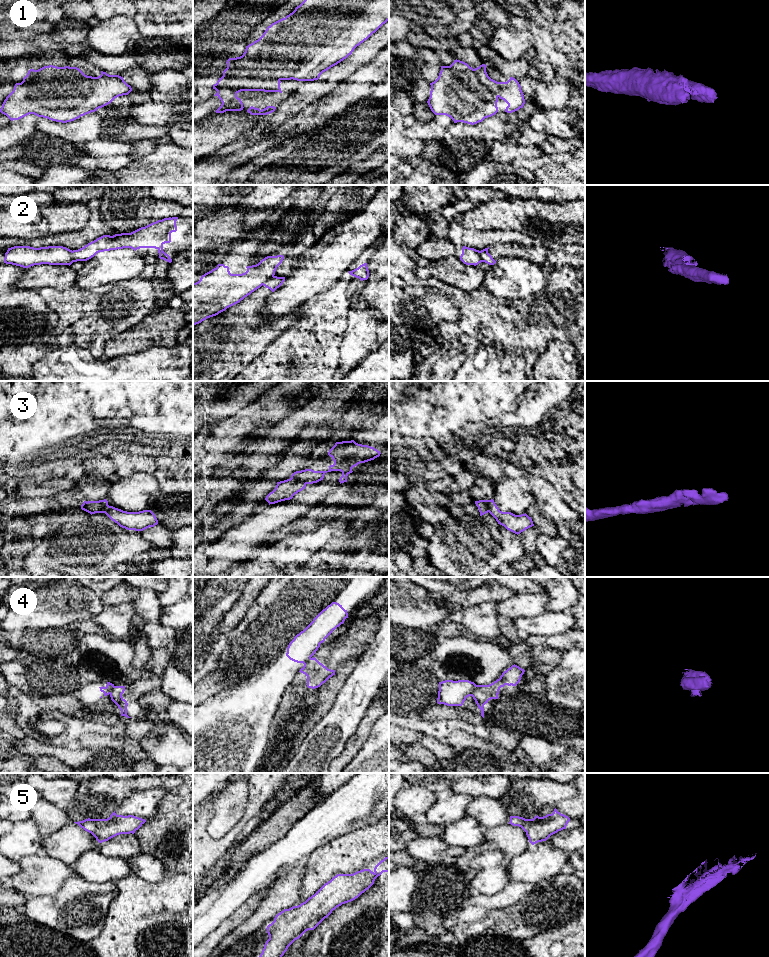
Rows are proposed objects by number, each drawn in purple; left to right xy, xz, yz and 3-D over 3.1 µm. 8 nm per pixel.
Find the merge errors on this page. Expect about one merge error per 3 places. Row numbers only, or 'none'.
2, 4

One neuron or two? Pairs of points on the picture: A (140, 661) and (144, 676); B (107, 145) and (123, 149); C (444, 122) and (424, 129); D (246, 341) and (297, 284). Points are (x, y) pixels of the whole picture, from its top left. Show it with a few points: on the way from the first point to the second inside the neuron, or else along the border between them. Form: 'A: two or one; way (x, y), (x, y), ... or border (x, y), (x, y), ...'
A: two; border (145, 667), (134, 672)
B: one; way (111, 148), (119, 148)
C: one; way (439, 125), (435, 129), (429, 129)
D: two; border (288, 313), (266, 322)

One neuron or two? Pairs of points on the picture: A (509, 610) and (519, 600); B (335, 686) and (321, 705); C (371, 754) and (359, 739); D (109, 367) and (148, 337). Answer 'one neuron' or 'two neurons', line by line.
A: one neuron
B: one neuron
C: two neurons
D: two neurons

